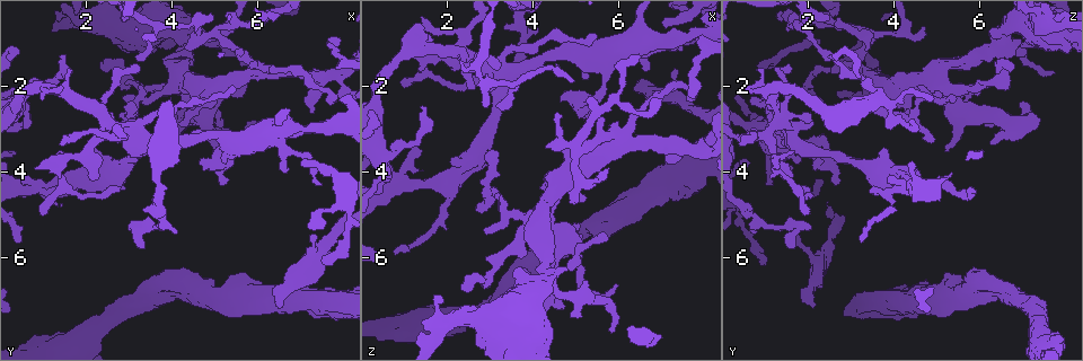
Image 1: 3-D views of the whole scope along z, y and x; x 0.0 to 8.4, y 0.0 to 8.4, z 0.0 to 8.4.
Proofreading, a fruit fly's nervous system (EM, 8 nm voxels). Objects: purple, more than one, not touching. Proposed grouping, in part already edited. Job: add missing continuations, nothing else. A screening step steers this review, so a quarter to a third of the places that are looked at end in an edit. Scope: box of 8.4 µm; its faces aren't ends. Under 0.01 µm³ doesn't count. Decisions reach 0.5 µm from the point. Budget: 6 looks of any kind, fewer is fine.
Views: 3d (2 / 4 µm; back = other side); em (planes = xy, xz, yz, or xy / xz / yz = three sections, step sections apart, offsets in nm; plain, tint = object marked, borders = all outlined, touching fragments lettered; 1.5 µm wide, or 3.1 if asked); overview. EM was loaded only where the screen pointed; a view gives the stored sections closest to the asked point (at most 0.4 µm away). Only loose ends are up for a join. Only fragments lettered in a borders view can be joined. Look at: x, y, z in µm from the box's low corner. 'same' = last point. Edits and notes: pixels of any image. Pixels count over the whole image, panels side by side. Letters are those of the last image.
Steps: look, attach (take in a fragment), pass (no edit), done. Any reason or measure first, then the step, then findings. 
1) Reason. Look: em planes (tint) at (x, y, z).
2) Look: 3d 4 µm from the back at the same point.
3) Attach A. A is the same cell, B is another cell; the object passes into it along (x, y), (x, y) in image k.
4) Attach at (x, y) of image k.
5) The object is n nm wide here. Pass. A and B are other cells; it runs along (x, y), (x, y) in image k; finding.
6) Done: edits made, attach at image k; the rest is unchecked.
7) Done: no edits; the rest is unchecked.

Look: 3d 4 µm at (7.75, 2.35, 2.45).

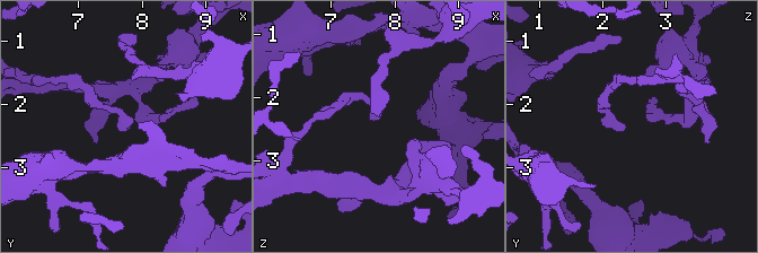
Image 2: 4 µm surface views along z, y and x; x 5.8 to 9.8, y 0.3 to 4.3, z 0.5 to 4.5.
Look: em planes (plain) at (7.70, 2.40, 2.40).

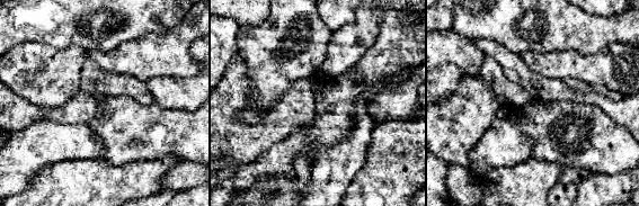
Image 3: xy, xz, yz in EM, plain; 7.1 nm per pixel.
What lies round it. Look: em planes (borders) at the same point.

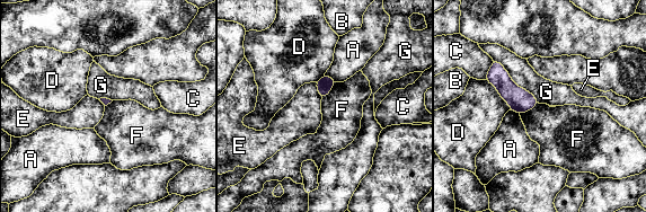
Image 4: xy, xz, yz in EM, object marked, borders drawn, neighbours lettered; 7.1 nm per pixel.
Pass. A, B, C, D, E, F and G are other cells; a border runs along (538, 103), (520, 114) in image 4; none of them fits.

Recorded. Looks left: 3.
Look: 3d 4 µm from the back at (3.00, 5.35, 2.10).

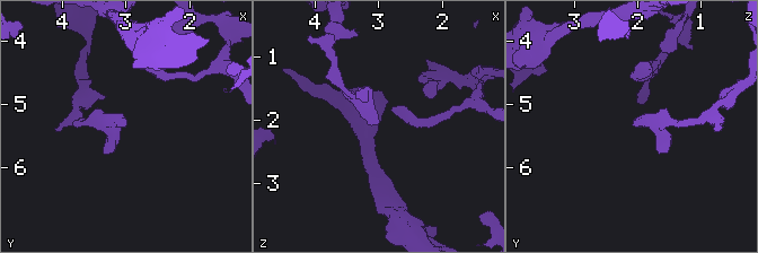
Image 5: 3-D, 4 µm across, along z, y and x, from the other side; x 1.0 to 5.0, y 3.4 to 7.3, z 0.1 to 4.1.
Look: em xy step 4 (borders) at (3.00, 5.40, 2.05).

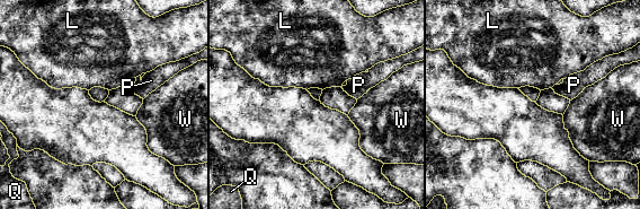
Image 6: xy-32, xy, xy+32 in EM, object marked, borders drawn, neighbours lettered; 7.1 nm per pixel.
Look: em planes (borders) at the same point.

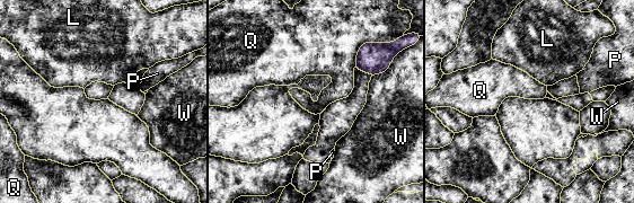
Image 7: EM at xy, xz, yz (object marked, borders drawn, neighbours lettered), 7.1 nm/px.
Pass. L, P, Q and W are other cells; a border runs along (394, 41), (364, 42), (354, 65) in image 7; no lettered fragment goes on from it.

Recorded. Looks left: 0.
Done: no edits; the rest is unchecked.

